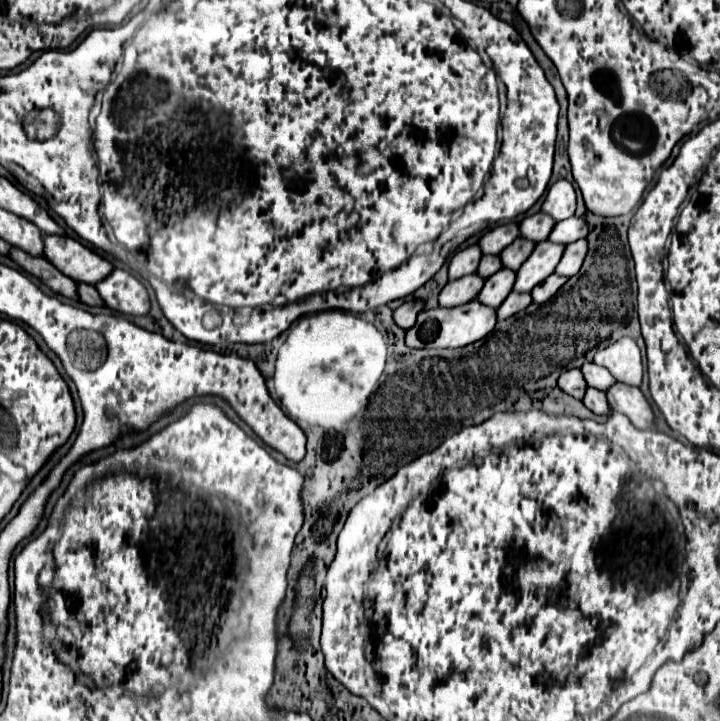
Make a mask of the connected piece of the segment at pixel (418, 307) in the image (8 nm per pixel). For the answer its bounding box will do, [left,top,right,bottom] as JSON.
[393,300,425,330]

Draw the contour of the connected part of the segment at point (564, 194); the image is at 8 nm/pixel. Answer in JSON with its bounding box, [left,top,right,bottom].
[543,180,575,222]

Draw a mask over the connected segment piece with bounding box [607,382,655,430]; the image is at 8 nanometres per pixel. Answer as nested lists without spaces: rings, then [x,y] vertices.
[[[617,382],[613,388],[609,388],[607,400],[609,400],[611,410],[625,414],[635,428],[639,428],[639,430],[653,428],[655,418],[653,418],[651,406],[639,388]]]

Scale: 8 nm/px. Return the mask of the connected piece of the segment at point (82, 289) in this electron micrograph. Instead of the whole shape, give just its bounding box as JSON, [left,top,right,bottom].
[79,284,105,306]

